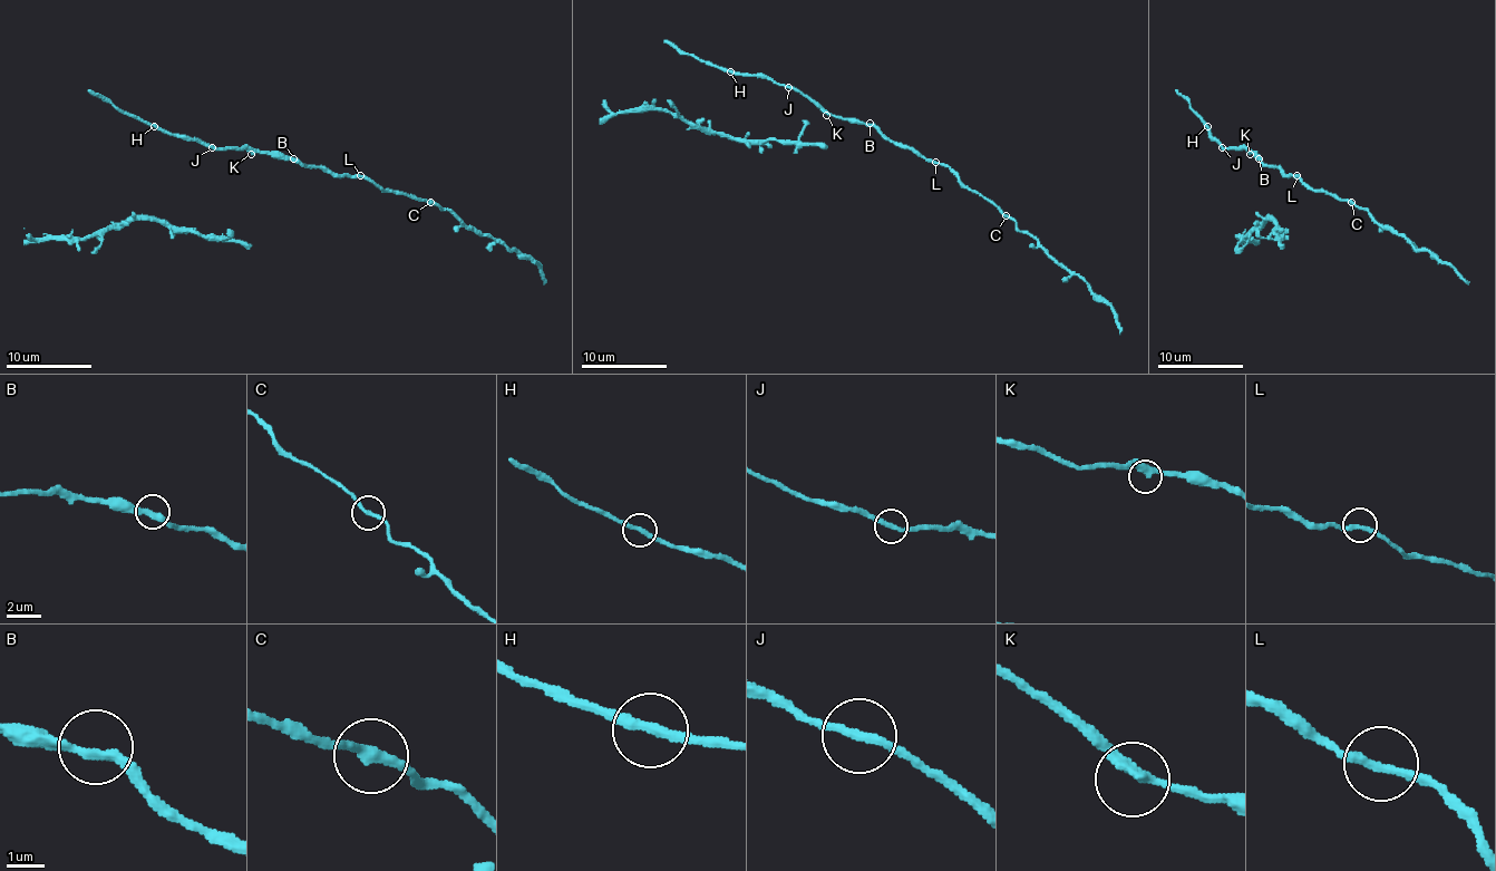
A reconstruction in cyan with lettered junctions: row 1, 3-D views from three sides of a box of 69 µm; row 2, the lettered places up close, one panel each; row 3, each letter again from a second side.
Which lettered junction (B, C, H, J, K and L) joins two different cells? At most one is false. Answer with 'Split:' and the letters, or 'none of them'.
Split: none of them

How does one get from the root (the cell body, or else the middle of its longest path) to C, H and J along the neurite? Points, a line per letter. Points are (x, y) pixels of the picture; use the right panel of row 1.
C: (1261, 160), (1278, 166), (1286, 175), (1297, 175), (1314, 190), (1324, 190), (1350, 203)
H: (1261, 160), (1252, 152), (1224, 149), (1211, 136), (1207, 126)
J: (1261, 160), (1252, 152), (1222, 147)

